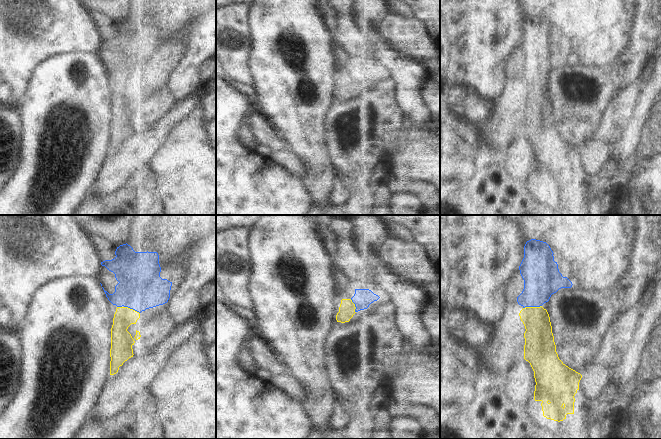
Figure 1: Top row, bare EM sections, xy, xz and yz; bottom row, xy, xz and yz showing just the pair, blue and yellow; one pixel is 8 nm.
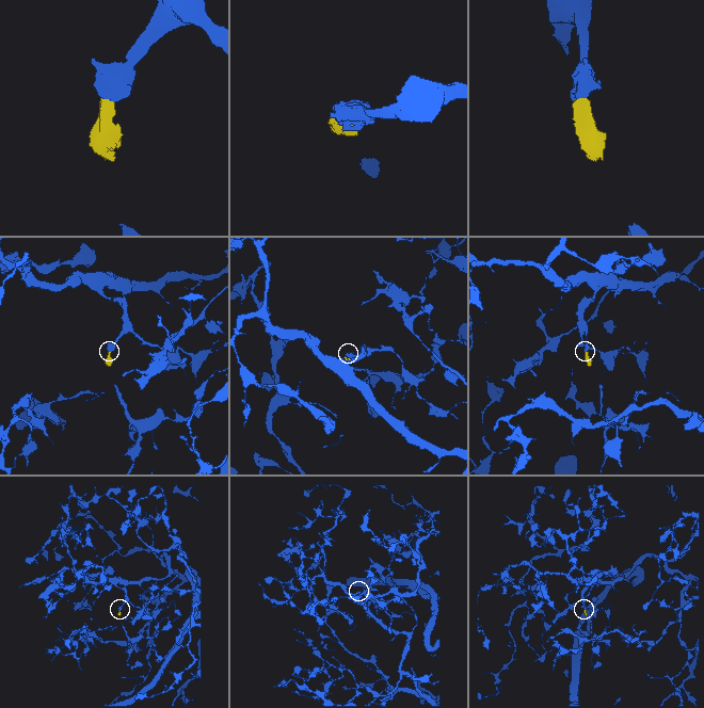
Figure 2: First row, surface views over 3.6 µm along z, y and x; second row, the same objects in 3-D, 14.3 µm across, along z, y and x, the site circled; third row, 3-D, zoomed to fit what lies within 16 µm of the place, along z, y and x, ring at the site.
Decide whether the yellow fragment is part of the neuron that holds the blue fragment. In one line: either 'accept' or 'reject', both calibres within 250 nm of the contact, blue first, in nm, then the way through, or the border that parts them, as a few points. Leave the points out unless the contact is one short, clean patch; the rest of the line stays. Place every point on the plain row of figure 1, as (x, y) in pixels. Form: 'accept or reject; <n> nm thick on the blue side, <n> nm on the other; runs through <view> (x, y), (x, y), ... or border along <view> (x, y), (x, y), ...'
accept; 300 nm thick on the blue side, 220 nm on the other; runs through yz (542, 54), (532, 74), (532, 82), (538, 112)

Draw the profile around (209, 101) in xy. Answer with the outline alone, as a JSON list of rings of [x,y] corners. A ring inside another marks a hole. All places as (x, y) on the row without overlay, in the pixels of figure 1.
[[[208,91],[200,107],[204,109],[208,123],[214,120],[216,118],[216,91]]]

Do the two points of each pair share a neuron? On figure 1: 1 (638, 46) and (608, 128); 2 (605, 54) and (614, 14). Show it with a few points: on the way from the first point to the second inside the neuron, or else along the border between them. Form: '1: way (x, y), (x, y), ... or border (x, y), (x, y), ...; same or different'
1: border (637, 82), (624, 87), (606, 107); different
2: way (605, 44), (605, 39), (611, 30), (612, 24); same

